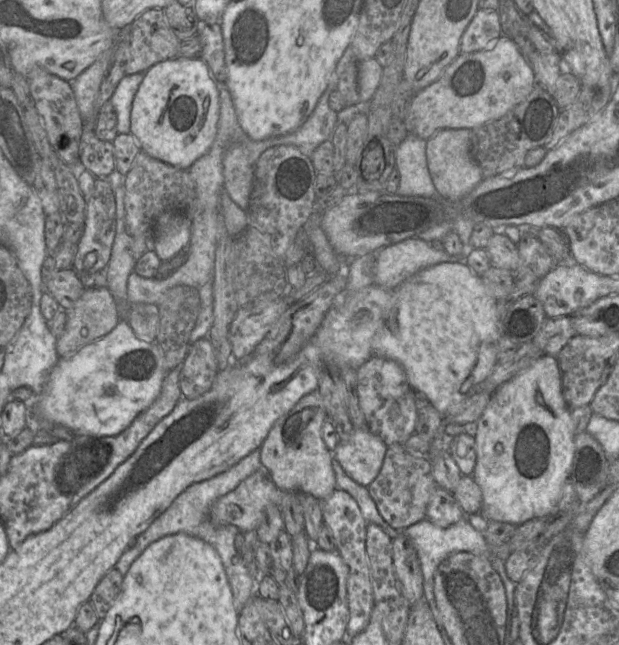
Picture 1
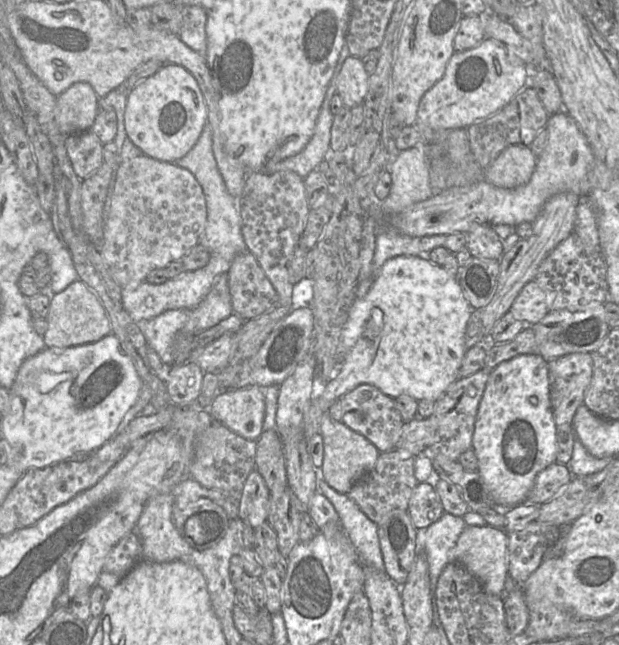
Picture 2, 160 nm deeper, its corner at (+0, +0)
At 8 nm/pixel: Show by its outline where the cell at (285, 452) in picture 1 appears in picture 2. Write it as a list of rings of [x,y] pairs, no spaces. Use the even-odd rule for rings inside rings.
[[[401,255],[395,256],[388,259],[382,266],[378,276],[374,280],[371,288],[363,298],[358,298],[355,300],[350,312],[348,319],[342,329],[340,344],[339,344],[339,367],[334,375],[327,381],[323,389],[315,390],[314,403],[309,405],[308,411],[306,414],[306,419],[303,424],[303,434],[306,440],[310,437],[319,433],[320,423],[323,414],[328,412],[330,406],[340,400],[340,398],[352,391],[354,388],[360,384],[371,384],[377,387],[384,394],[396,398],[400,395],[409,395],[419,400],[432,400],[436,401],[440,398],[443,393],[449,388],[449,386],[454,383],[459,378],[459,368],[461,366],[463,357],[466,353],[465,346],[465,331],[467,322],[472,313],[472,308],[466,301],[462,289],[459,285],[457,277],[451,276],[442,266],[437,265],[431,262],[427,258],[422,258],[420,256],[411,256],[411,255]]]

